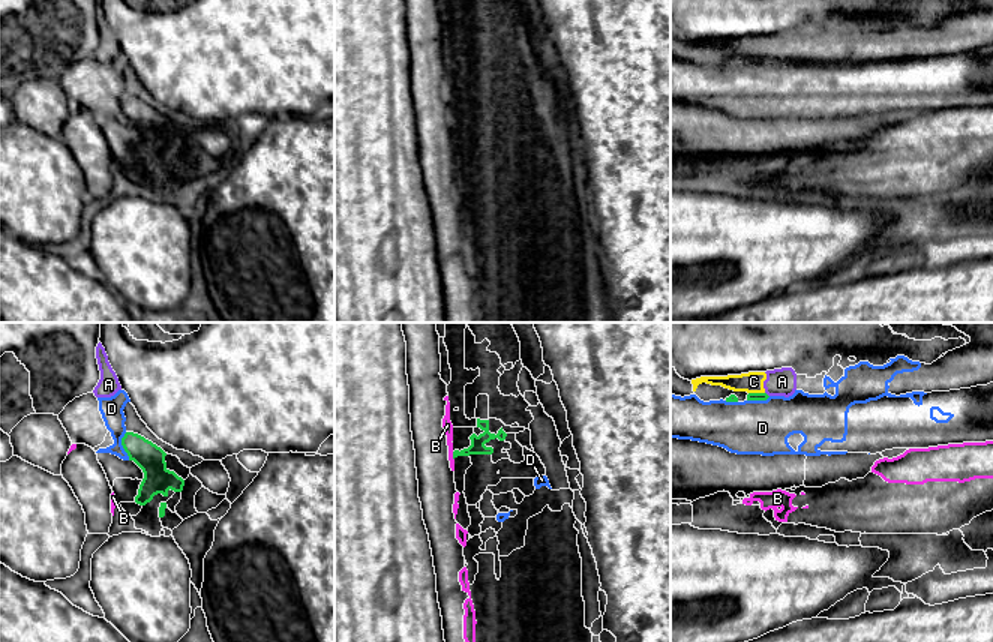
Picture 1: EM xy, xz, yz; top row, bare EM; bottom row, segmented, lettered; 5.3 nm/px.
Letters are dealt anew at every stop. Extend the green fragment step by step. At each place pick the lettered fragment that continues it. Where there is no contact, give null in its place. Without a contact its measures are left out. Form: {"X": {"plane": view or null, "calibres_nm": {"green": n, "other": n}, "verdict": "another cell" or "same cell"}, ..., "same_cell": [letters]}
{"A": {"plane": "yz", "calibres_nm": {"green": 50, "other": 140}, "verdict": "another cell"}, "B": {"plane": "xz", "calibres_nm": {"green": 80, "other": 50}, "verdict": "another cell"}, "C": {"plane": "yz", "calibres_nm": {"green": 50, "other": 110}, "verdict": "another cell"}, "D": {"plane": "xy", "calibres_nm": {"green": 150, "other": 130}, "verdict": "another cell"}, "same_cell": []}

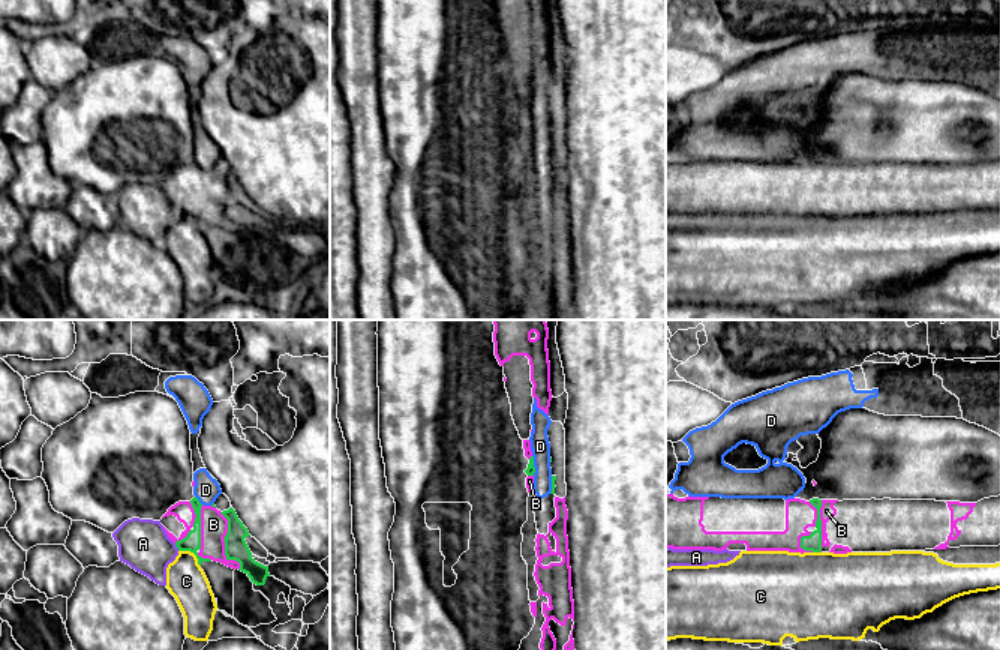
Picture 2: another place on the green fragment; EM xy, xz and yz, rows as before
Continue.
{"A": {"plane": "xy", "calibres_nm": {"green": 100, "other": 280}, "verdict": "another cell"}, "B": {"plane": "yz", "calibres_nm": {"green": 90, "other": 80}, "verdict": "another cell"}, "C": {"plane": "xy", "calibres_nm": {"green": 100, "other": 220}, "verdict": "another cell"}, "D": {"plane": "xy", "calibres_nm": {"green": 100, "other": 140}, "verdict": "another cell"}, "same_cell": []}

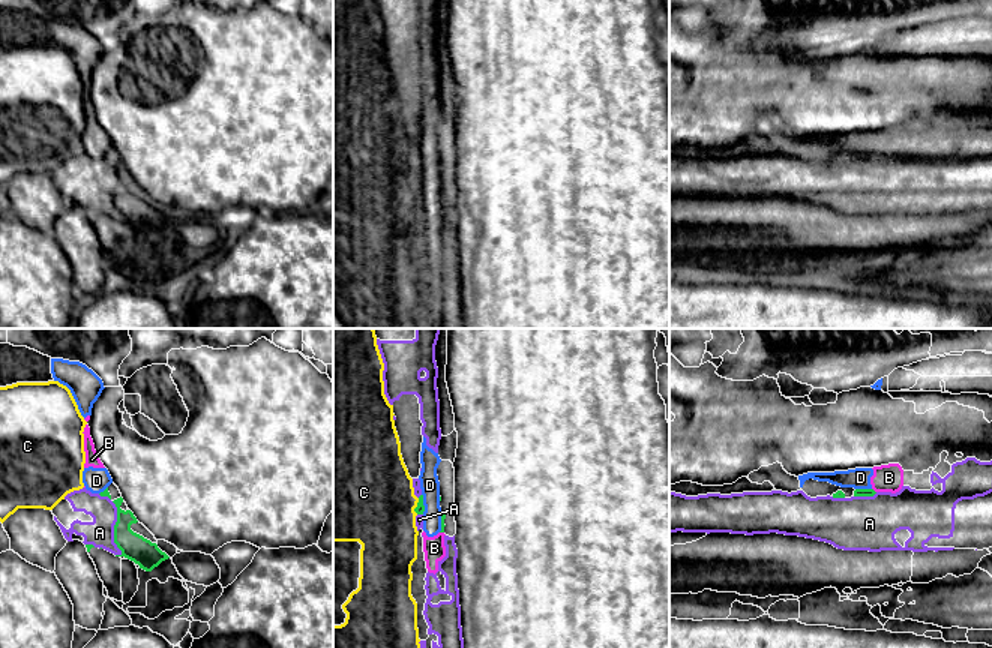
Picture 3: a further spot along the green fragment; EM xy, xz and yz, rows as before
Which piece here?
{"A": {"plane": "xy", "calibres_nm": {"green": 150, "other": 150}, "verdict": "another cell"}, "B": {"plane": "yz", "calibres_nm": {"green": 50, "other": 140}, "verdict": "another cell"}, "C": {"plane": "xz", "calibres_nm": {"green": 50, "other": 460}, "verdict": "another cell"}, "D": {"plane": "yz", "calibres_nm": {"green": 50, "other": 110}, "verdict": "another cell"}, "same_cell": []}

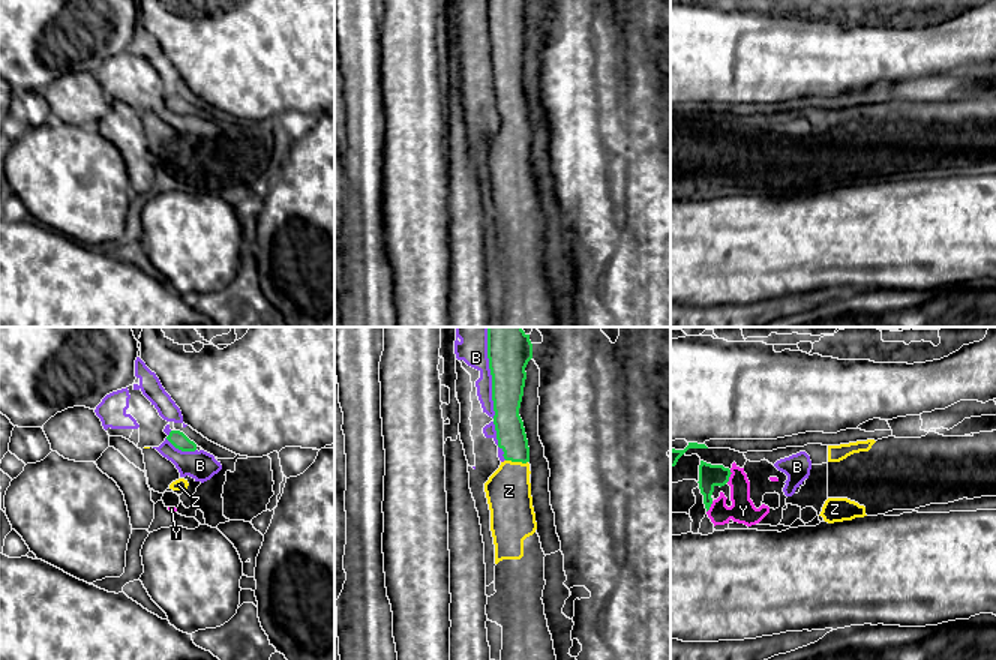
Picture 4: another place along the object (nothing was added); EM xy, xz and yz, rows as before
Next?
{"B": {"plane": "xz", "calibres_nm": {"green": 240, "other": 160}, "verdict": "another cell"}, "Y": {"plane": "yz", "calibres_nm": {"green": 120, "other": 140}, "verdict": "same cell"}, "Z": {"plane": "xz", "calibres_nm": {"green": 160, "other": 240}, "verdict": "same cell"}, "same_cell": ["Y", "Z"]}

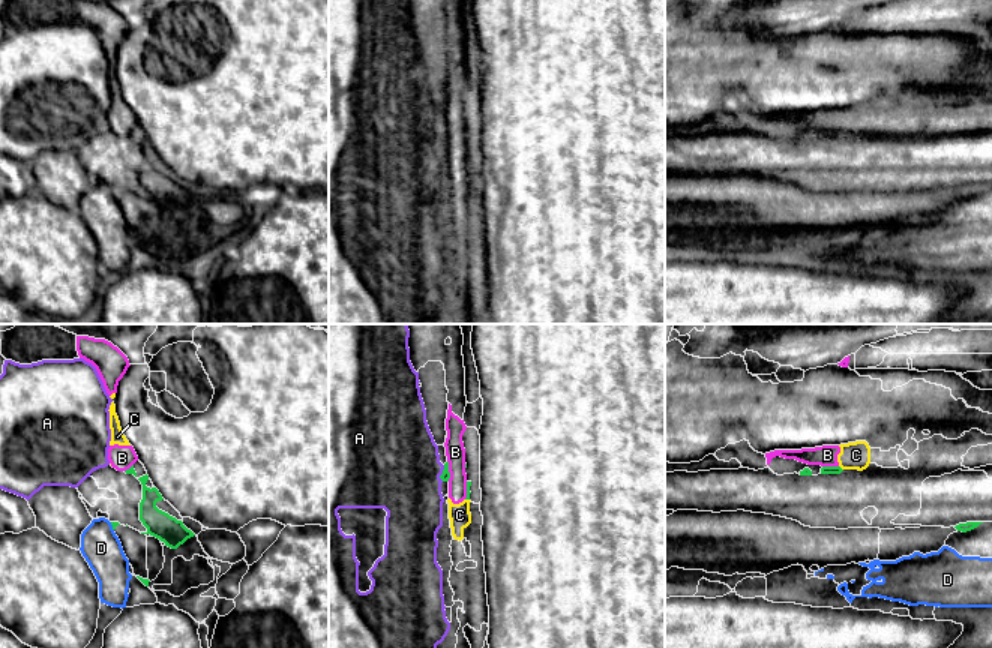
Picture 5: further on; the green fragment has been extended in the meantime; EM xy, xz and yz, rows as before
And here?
{"A": {"plane": "xz", "calibres_nm": {"green": 50, "other": 460}, "verdict": "another cell"}, "B": {"plane": "yz", "calibres_nm": {"green": 50, "other": 110}, "verdict": "another cell"}, "C": {"plane": "yz", "calibres_nm": {"green": 50, "other": 140}, "verdict": "another cell"}, "D": {"plane": "xy", "calibres_nm": {"green": 30, "other": 200}, "verdict": "another cell"}, "same_cell": []}

